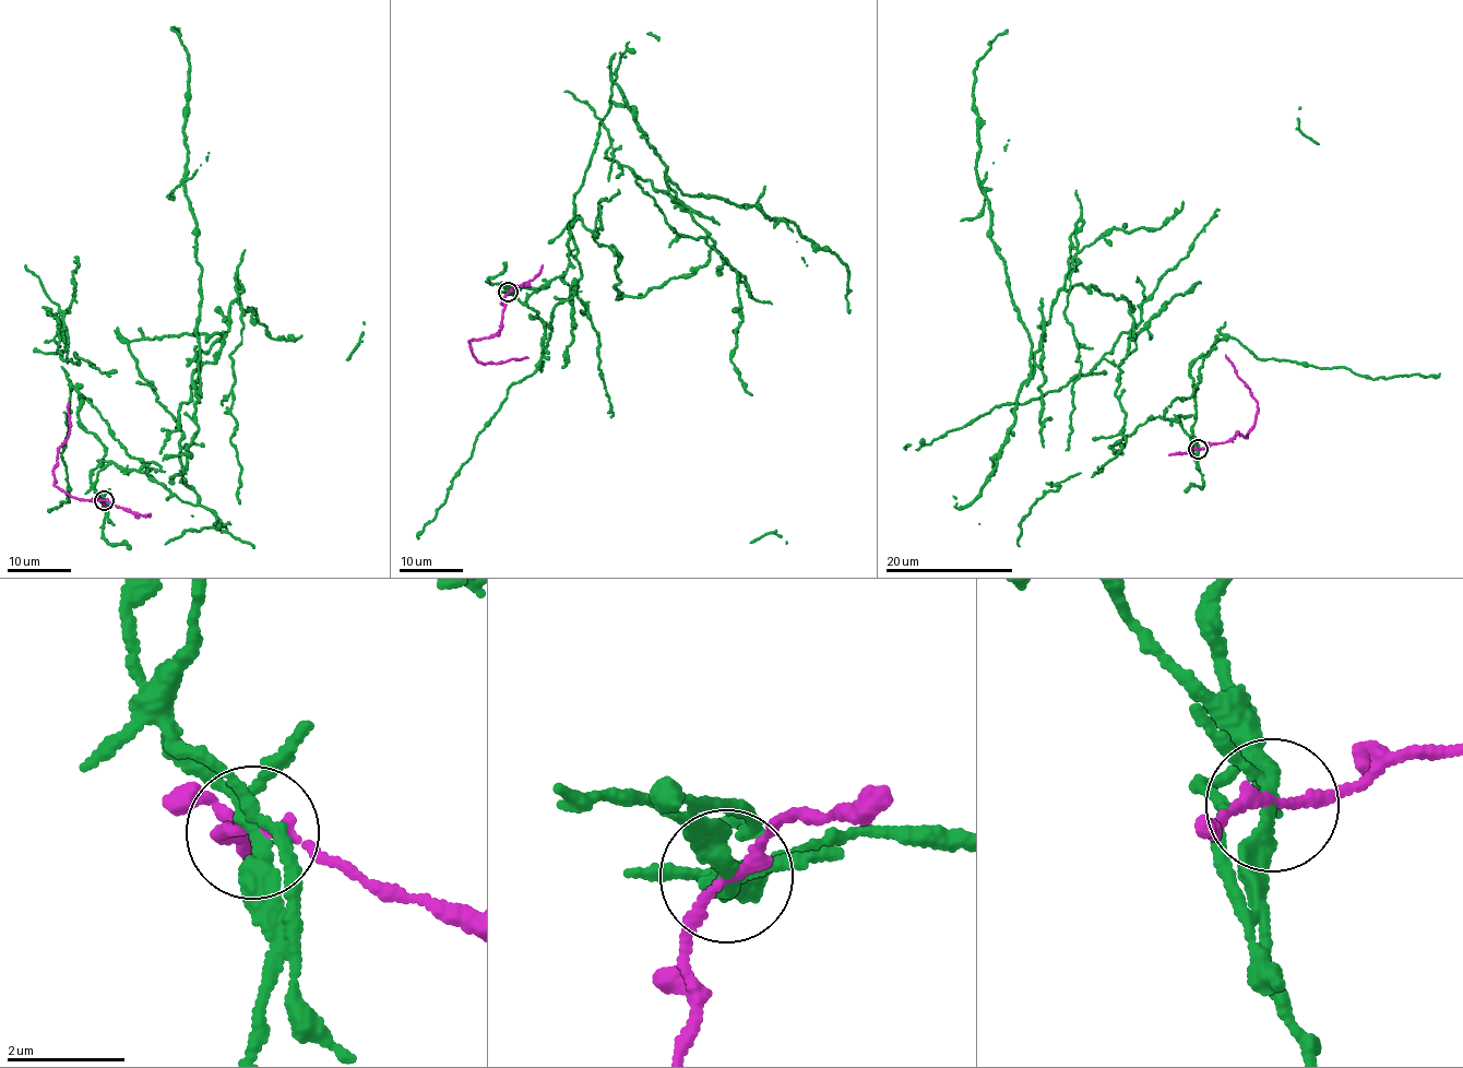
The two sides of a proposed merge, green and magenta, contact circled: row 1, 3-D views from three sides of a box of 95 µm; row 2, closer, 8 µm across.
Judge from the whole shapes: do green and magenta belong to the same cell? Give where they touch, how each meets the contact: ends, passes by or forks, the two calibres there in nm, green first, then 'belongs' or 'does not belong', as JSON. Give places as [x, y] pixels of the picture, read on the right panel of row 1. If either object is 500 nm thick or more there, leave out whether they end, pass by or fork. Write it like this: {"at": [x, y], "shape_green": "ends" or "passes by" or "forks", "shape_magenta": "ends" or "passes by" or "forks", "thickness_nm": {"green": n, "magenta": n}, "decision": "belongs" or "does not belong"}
{"at": [1198, 449], "shape_green": "forks", "shape_magenta": "passes by", "thickness_nm": {"green": 200, "magenta": 170}, "decision": "does not belong"}

